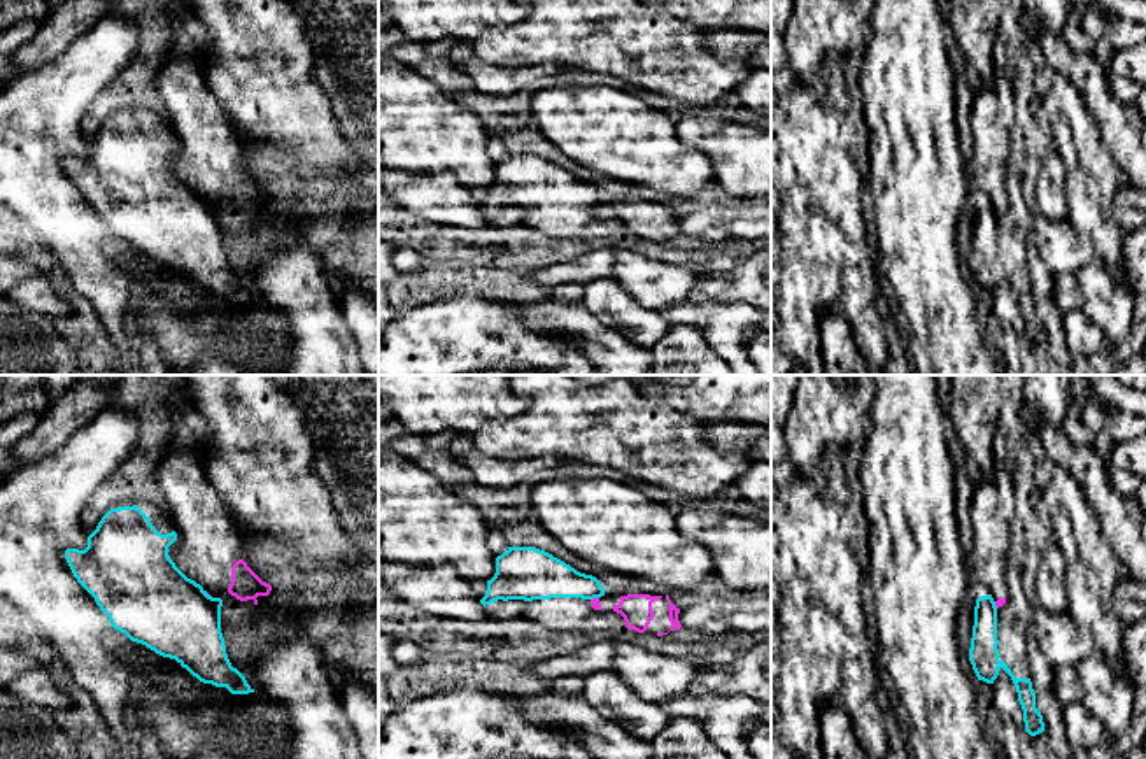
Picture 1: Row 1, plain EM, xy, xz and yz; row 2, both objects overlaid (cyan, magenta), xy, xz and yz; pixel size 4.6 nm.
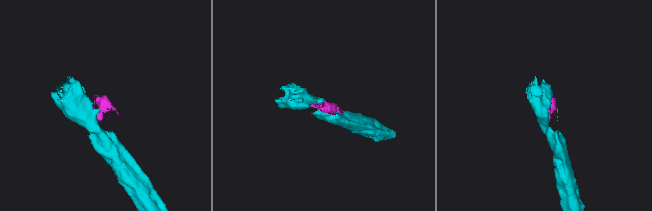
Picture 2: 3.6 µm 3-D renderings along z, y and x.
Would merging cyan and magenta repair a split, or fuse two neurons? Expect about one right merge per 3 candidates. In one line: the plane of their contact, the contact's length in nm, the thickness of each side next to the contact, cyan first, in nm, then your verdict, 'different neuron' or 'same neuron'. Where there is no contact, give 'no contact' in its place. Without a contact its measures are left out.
meets cyan in xz; contact 40 nm long; 200 nm thick on the cyan side, 40 nm on the other; different neuron

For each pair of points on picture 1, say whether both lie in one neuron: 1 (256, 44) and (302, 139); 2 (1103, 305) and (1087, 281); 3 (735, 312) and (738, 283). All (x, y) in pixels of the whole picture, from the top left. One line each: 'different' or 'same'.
1: same
2: same
3: different

